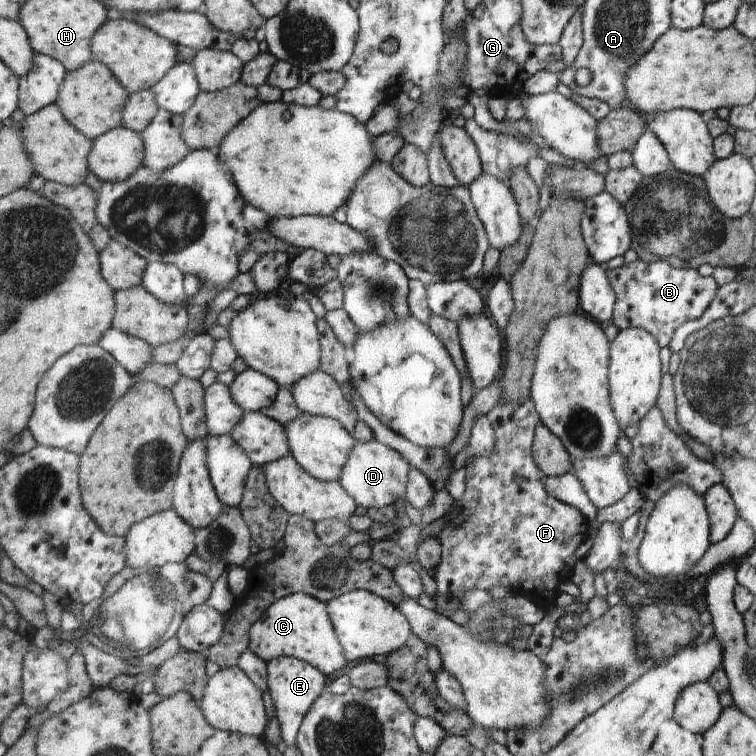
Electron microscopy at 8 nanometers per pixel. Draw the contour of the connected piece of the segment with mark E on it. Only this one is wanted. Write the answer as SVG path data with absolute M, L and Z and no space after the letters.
M278 657L267 662L268 692L272 697L275 717L279 720L282 740L288 745L297 744L303 718L311 706L323 694L324 676L310 663L294 657Z

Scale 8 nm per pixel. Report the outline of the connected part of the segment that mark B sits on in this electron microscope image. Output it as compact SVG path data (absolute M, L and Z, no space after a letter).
M638 258L634 262L624 264L615 269L606 268L606 271L607 278L613 286L617 298L613 323L619 330L630 329L631 327L647 330L656 339L659 339L660 346L669 346L673 332L681 324L700 318L710 302L715 300L718 288L718 282L716 282L714 277L702 278L695 268L672 268L666 259L647 263Z

